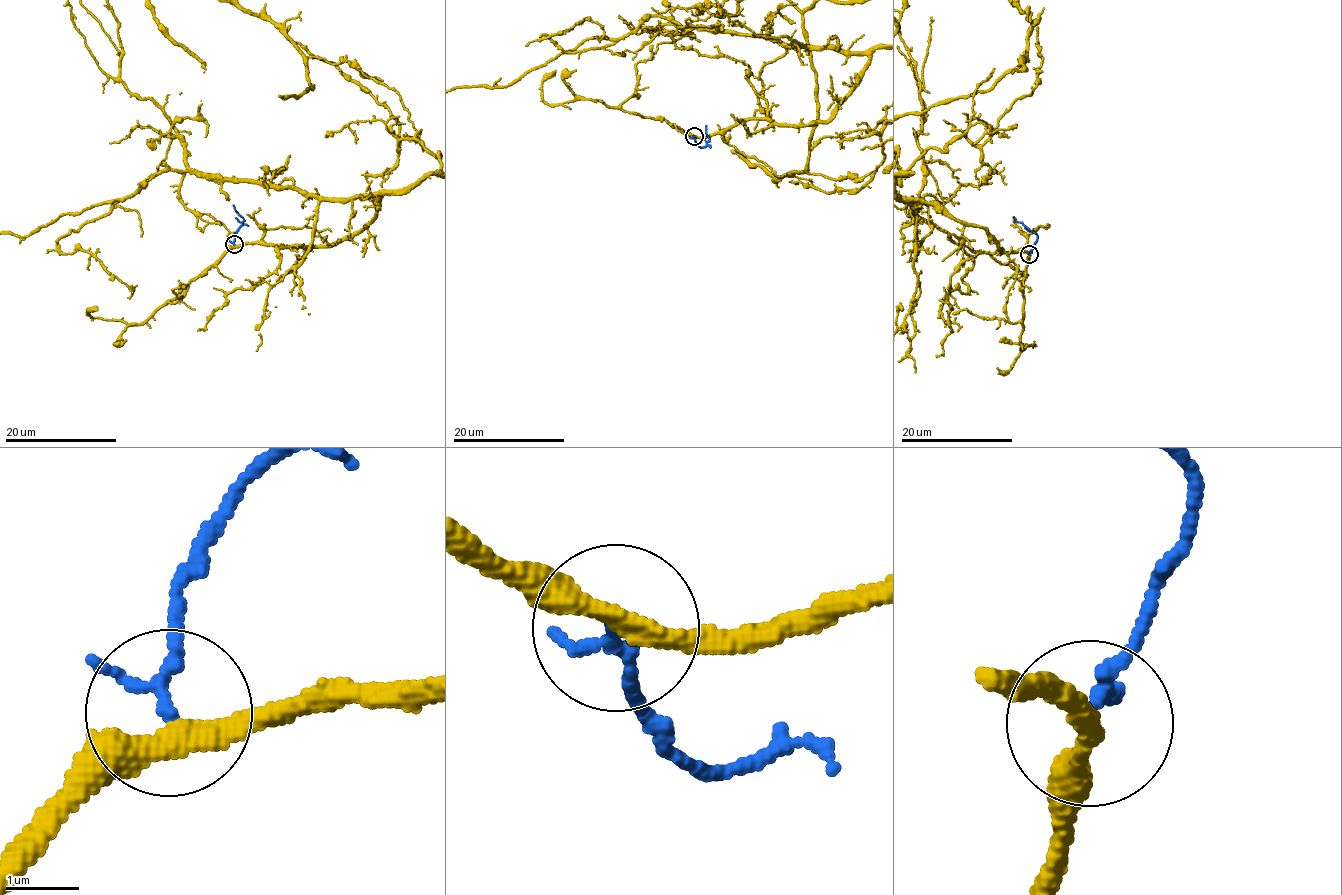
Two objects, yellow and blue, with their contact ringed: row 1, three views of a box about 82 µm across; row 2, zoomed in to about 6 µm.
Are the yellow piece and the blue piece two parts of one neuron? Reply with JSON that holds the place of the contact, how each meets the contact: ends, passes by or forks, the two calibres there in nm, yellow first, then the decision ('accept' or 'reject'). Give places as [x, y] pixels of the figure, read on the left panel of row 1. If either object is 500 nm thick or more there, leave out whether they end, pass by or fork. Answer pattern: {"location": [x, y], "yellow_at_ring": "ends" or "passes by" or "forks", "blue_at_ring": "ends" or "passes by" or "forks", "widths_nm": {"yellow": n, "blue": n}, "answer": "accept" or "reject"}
{"location": [234, 244], "yellow_at_ring": "passes by", "blue_at_ring": "passes by", "widths_nm": {"yellow": 300, "blue": 140}, "answer": "reject"}

